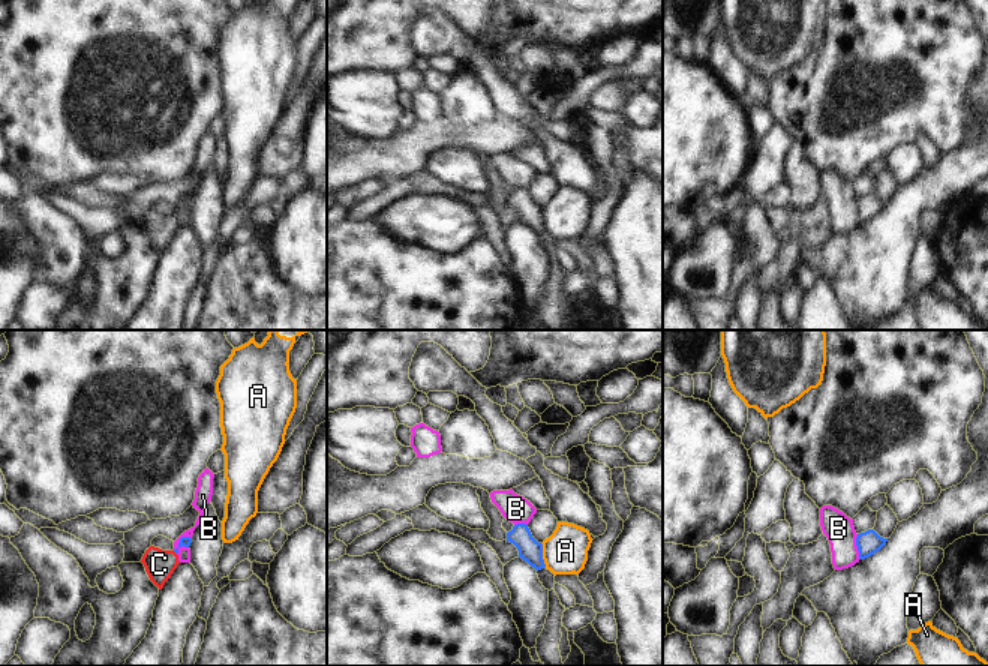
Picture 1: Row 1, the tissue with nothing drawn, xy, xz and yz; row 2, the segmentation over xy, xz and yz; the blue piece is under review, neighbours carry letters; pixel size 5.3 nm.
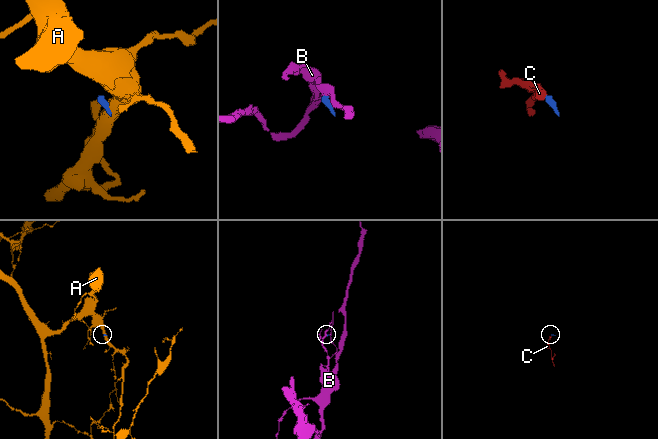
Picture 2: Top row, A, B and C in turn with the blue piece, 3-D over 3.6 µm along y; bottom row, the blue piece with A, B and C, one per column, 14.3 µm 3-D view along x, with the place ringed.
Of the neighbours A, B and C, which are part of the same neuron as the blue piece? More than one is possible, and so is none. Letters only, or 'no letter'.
C

